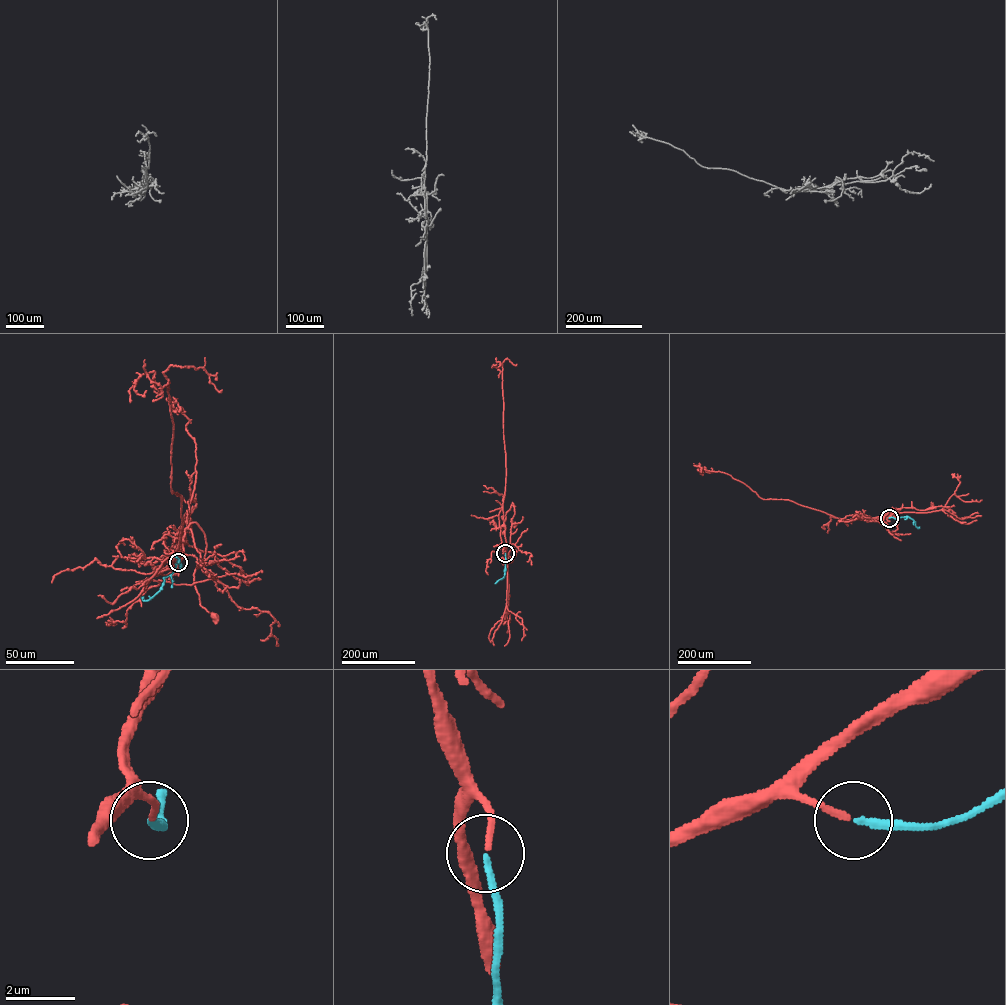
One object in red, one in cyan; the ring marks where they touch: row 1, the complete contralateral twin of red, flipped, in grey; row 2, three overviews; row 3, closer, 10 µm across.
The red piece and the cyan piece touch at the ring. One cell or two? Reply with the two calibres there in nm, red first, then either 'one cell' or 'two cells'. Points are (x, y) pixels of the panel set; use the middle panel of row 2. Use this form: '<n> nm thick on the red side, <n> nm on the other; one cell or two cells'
180 nm thick on the red side, 190 nm on the other; one cell

